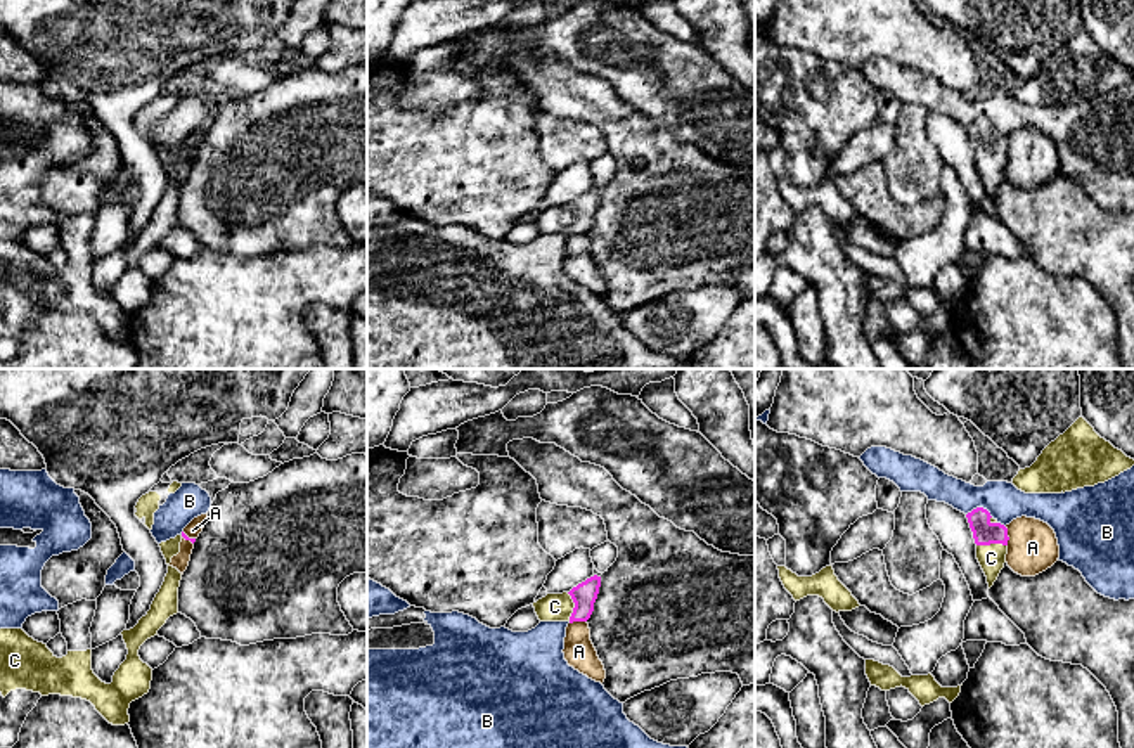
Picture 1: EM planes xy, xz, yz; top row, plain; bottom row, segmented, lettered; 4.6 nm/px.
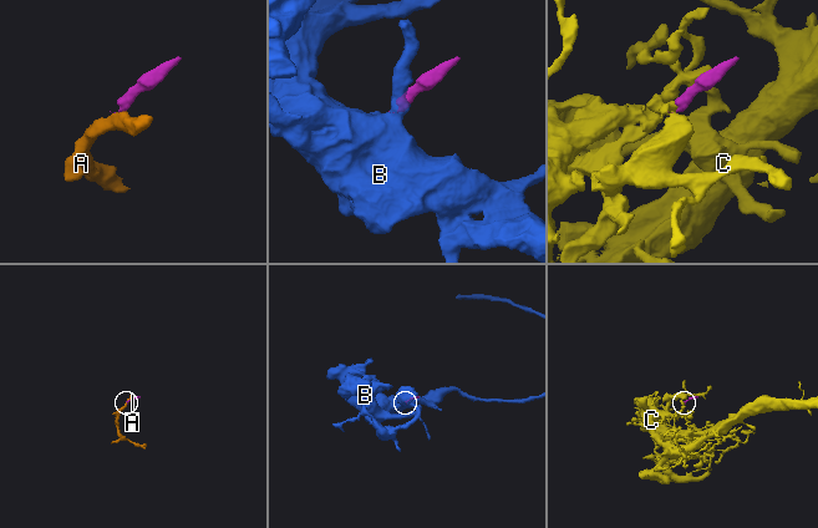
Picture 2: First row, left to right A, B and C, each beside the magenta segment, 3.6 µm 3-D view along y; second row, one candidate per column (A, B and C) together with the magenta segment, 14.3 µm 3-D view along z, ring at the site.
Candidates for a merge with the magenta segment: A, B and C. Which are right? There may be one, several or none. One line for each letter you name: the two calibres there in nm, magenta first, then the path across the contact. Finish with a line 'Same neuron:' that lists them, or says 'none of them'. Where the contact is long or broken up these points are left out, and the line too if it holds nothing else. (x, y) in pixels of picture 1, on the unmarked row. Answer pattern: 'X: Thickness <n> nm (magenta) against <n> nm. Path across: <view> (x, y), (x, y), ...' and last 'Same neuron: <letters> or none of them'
C: Thickness 110 nm (magenta) against 120 nm. Path across: yz (984, 144), (991, 154), (991, 170)
Same neuron: C

